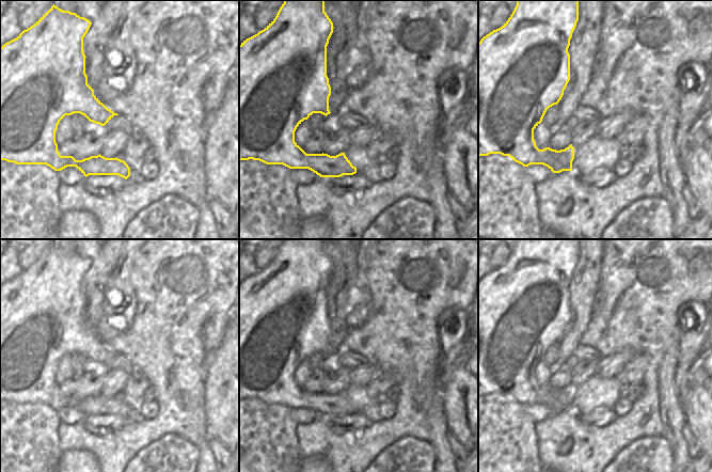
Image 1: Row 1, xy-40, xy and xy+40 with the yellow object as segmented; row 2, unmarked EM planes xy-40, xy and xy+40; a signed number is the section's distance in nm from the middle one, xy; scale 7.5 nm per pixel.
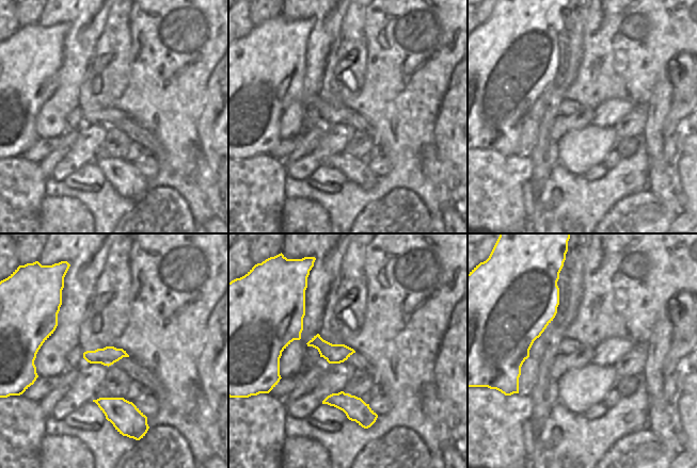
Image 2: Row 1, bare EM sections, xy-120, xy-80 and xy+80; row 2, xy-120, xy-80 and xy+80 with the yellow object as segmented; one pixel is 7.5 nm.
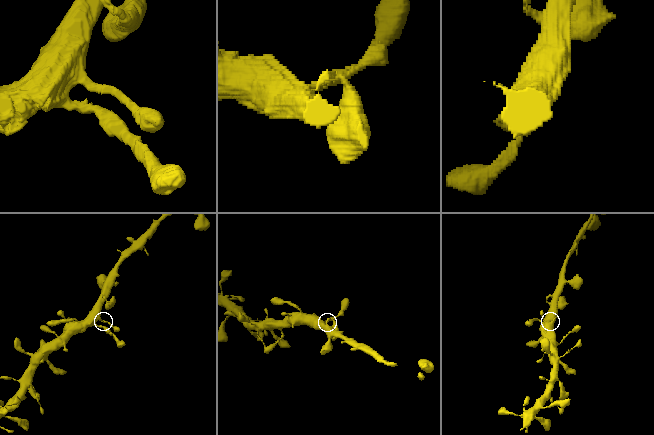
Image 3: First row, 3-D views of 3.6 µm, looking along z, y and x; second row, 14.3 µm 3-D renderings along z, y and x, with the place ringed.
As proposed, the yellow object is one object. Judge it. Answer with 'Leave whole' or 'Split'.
Leave whole.

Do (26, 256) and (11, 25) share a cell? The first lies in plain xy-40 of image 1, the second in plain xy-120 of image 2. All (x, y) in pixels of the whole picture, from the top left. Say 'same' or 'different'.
different

